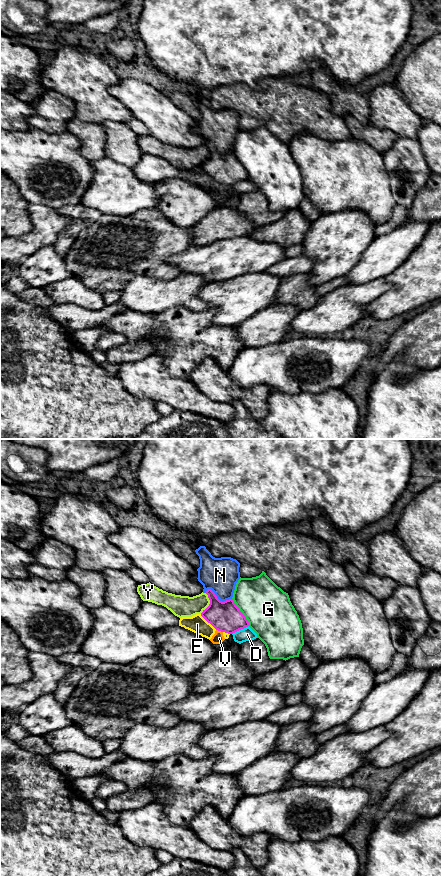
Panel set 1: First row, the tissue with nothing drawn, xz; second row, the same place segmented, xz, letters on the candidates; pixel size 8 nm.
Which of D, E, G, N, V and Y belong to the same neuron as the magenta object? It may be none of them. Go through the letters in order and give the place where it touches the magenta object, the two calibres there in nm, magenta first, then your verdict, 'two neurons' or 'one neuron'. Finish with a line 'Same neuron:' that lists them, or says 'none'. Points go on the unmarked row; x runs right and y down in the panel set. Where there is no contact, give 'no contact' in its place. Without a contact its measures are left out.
D: contact xz (240, 181); calibres 240 and 110 nm; two neurons
E: contact xz (208, 174); calibres 240 and 140 nm; two neurons
G: contact xz (241, 164); calibres 240 and 380 nm; two neurons
N: contact xz (217, 150); calibres 240 and 280 nm; two neurons
V: contact xz (219, 182); calibres 240 and 90 nm; two neurons
Y: contact xz (210, 155); calibres 240 and 180 nm; two neurons
Same neuron: none

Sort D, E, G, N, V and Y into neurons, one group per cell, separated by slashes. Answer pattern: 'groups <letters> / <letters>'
groups D / E V / G / N / Y

